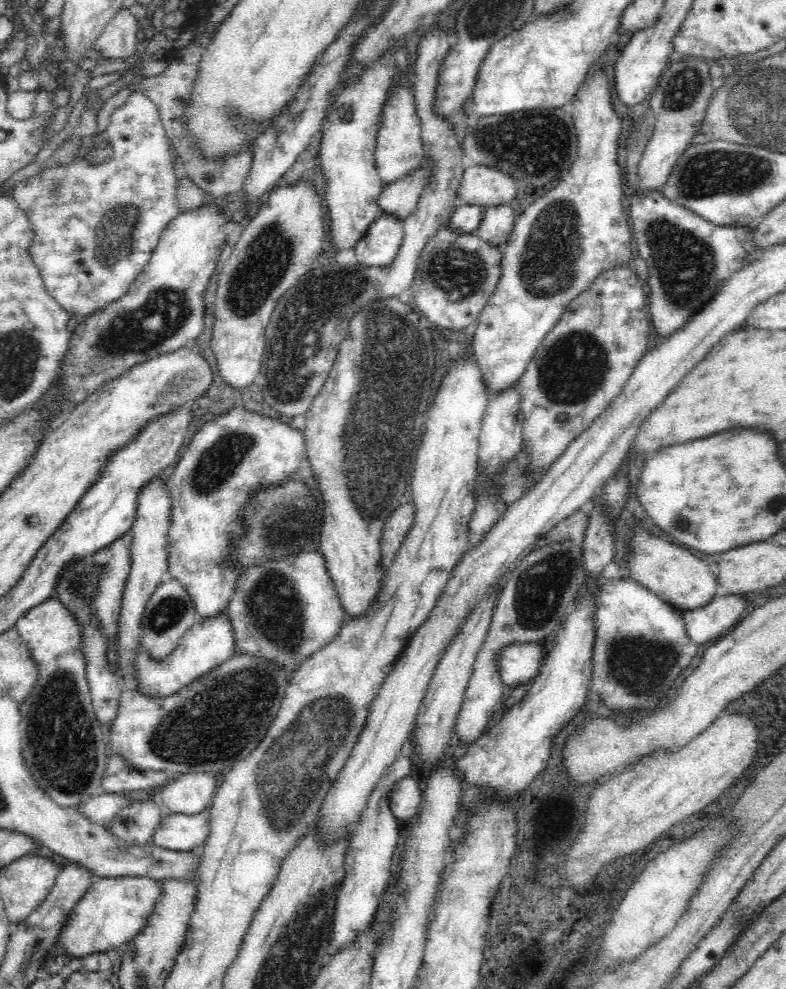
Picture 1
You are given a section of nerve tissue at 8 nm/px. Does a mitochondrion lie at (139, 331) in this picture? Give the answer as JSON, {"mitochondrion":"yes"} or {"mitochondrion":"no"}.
{"mitochondrion":"yes"}

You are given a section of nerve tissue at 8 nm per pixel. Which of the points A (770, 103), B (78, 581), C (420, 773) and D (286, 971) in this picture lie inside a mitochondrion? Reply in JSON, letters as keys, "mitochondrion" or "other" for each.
{"A":"mitochondrion","B":"mitochondrion","C":"other","D":"mitochondrion"}

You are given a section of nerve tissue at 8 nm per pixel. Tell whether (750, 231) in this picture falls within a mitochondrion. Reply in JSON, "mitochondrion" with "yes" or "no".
{"mitochondrion":"no"}

